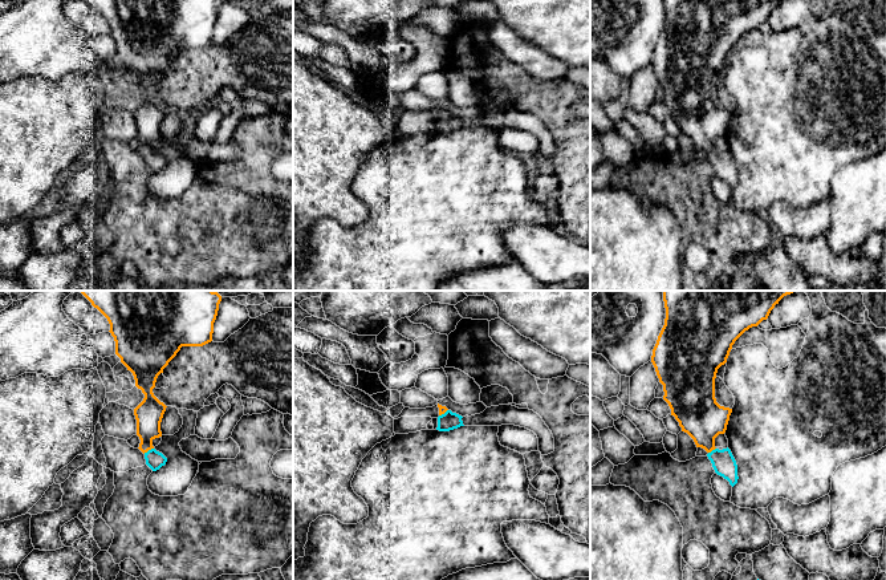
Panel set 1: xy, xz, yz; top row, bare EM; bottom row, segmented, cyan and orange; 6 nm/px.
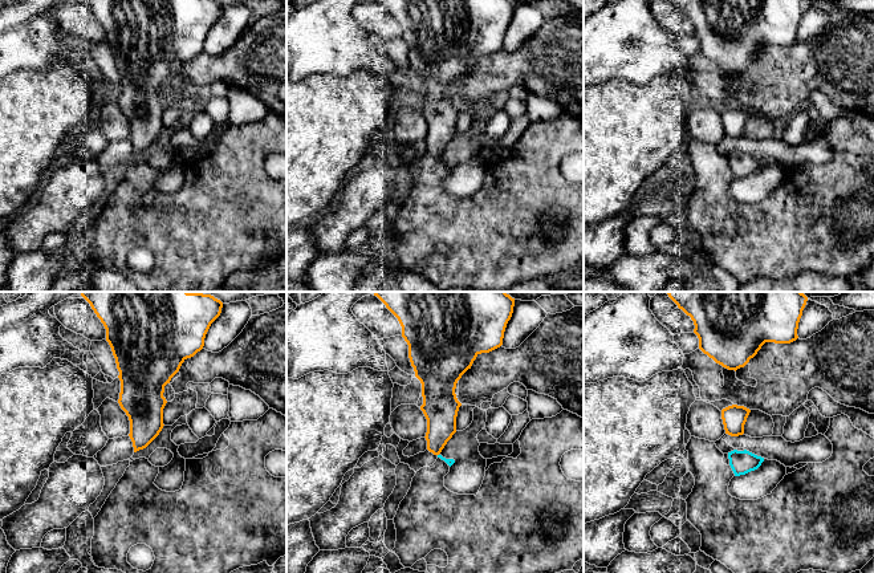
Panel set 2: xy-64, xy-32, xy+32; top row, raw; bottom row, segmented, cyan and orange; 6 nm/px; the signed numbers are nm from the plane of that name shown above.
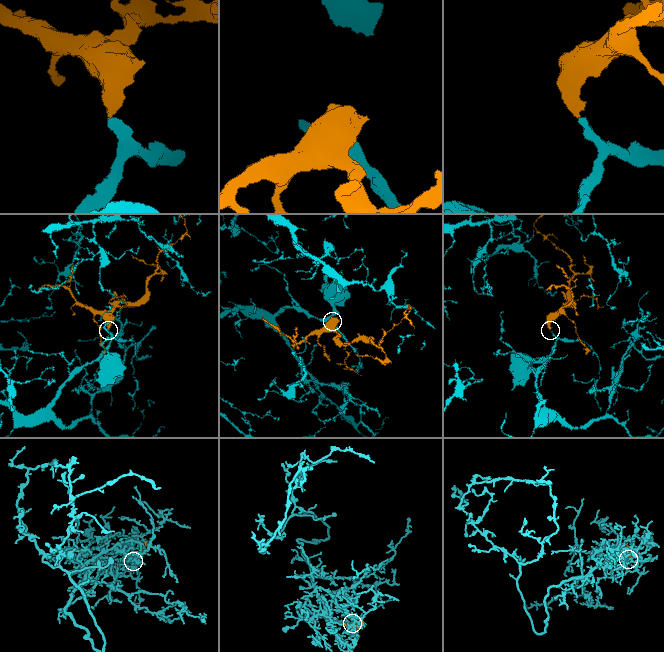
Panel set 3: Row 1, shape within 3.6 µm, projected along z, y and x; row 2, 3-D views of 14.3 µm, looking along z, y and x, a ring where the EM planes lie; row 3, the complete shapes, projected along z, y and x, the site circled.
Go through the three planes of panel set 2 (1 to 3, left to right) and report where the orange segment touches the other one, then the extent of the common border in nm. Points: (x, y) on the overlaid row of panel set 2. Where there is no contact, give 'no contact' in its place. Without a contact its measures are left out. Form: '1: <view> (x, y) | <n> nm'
1: no contact
2: no contact
3: no contact

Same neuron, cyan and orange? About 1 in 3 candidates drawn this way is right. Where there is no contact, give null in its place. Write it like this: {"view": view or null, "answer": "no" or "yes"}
{"view": "xy", "answer": "yes"}

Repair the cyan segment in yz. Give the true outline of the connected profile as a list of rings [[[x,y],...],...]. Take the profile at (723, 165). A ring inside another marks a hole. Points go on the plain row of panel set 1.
[[[663,0],[666,11],[664,28],[653,52],[651,65],[659,85],[663,88],[663,102],[671,111],[671,118],[679,125],[682,134],[687,135],[696,150],[704,151],[715,175],[729,184],[737,186],[737,167],[731,153],[715,150],[715,141],[724,137],[732,111],[720,109],[715,101],[715,81],[718,72],[727,65],[735,44],[749,31],[767,23],[771,13],[783,0]]]

